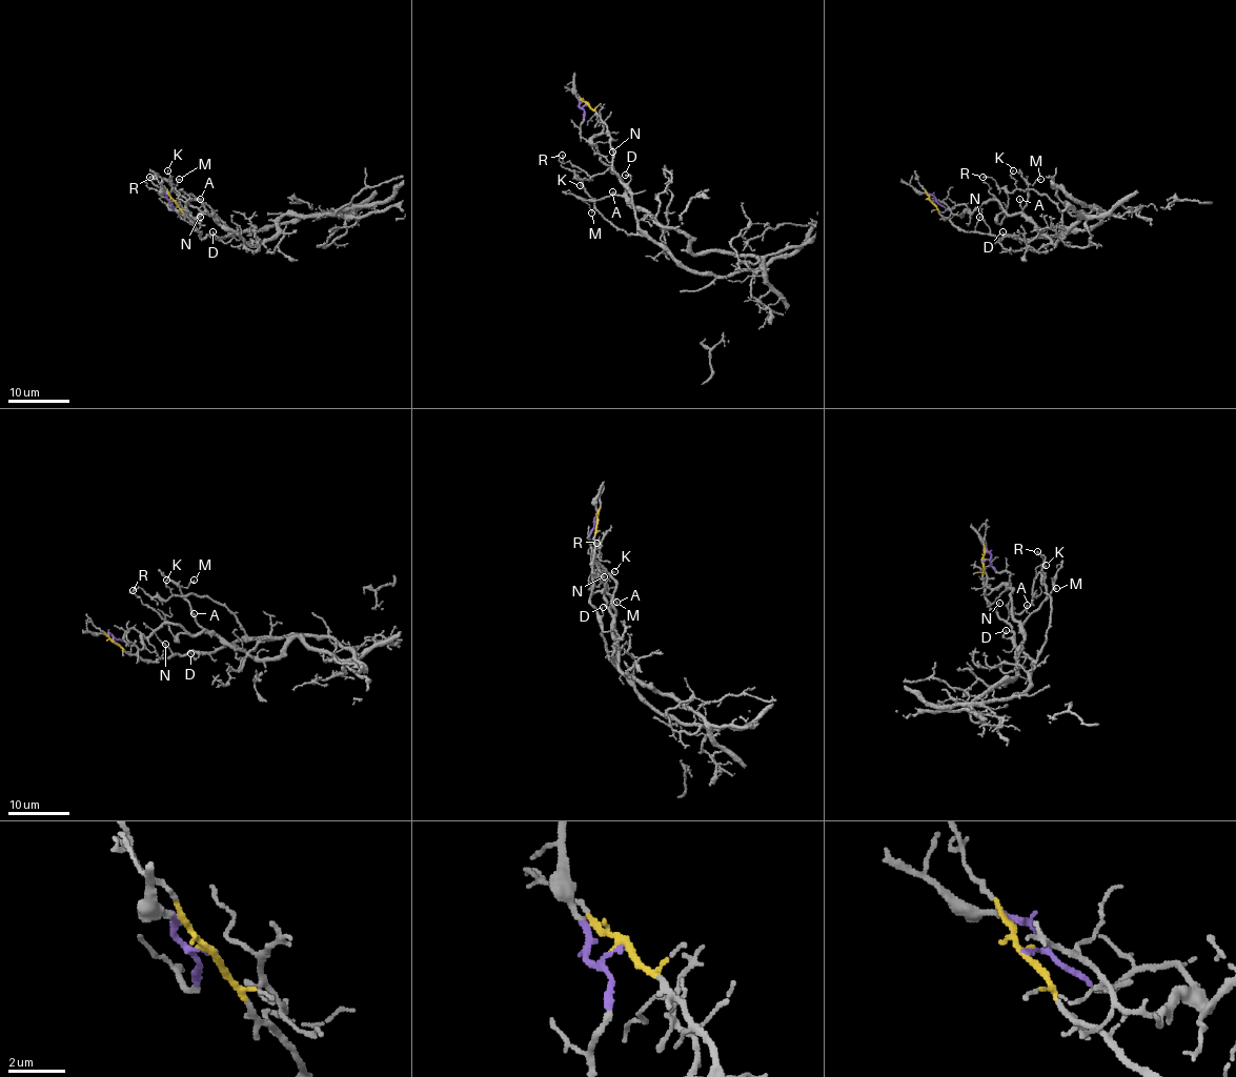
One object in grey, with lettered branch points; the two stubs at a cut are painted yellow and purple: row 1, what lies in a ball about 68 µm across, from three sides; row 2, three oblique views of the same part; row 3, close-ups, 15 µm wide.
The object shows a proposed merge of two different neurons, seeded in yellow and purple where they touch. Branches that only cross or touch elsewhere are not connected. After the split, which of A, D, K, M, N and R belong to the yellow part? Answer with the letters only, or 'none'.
D, K, N, R

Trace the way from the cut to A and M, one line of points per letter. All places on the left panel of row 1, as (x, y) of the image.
A: (173, 201), (170, 209), (168, 205), (182, 211), (190, 201), (199, 201), (210, 215), (199, 208), (199, 199)
M: (173, 201), (170, 209), (199, 201), (211, 212), (175, 191), (179, 179)

